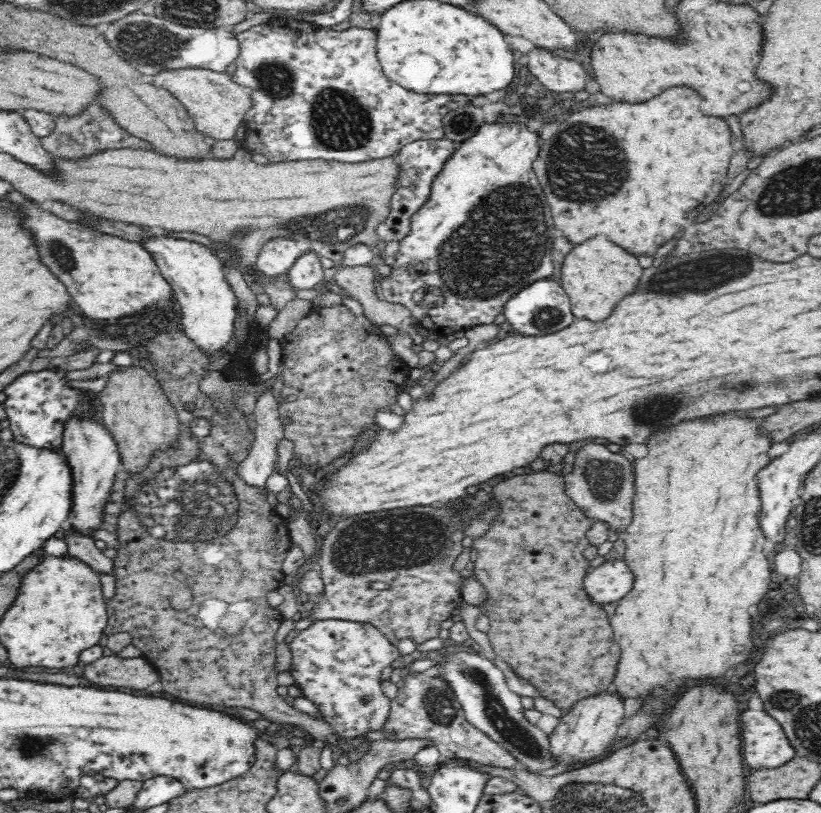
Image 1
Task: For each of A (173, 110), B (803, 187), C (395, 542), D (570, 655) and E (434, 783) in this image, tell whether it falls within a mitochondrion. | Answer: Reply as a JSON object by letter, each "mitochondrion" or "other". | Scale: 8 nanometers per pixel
{"A":"other","B":"mitochondrion","C":"mitochondrion","D":"other","E":"other"}

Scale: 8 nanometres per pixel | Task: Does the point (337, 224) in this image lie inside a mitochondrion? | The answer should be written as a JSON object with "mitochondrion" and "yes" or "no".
{"mitochondrion":"yes"}

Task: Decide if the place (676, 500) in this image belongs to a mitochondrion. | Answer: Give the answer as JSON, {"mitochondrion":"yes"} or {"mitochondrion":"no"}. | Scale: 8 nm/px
{"mitochondrion":"no"}

